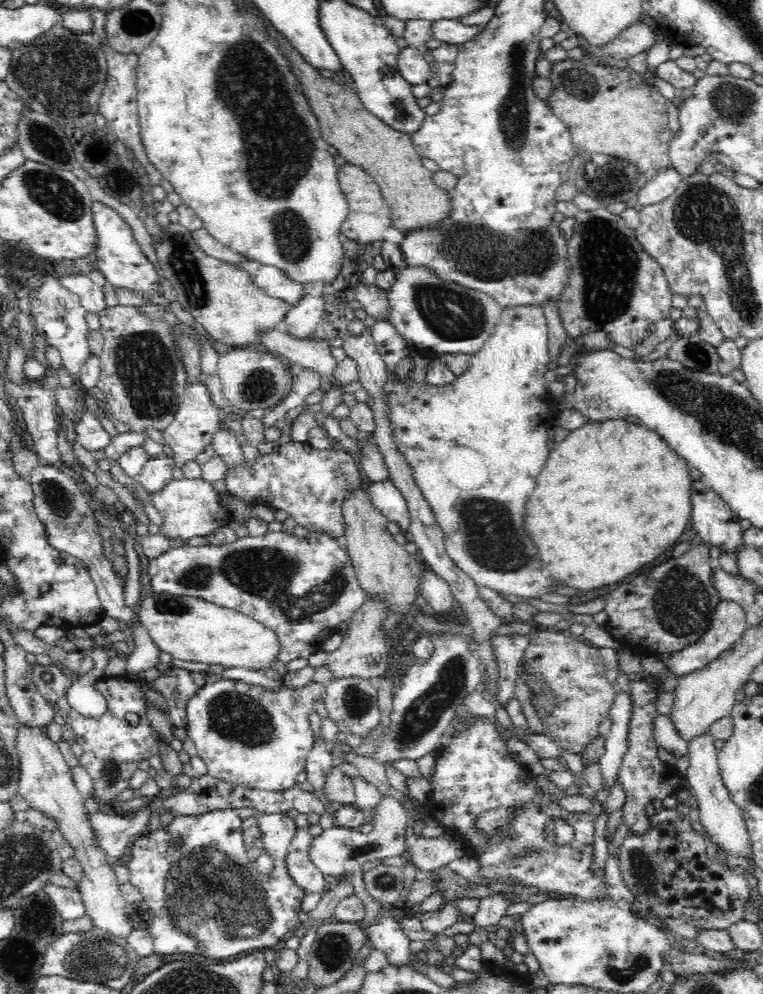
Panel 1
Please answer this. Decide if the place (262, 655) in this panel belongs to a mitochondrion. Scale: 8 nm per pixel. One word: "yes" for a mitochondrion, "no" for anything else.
no

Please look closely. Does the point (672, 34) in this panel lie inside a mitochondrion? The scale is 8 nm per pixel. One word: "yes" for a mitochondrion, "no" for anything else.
no

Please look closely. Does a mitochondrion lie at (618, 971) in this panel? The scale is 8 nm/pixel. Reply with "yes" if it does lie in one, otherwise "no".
yes

